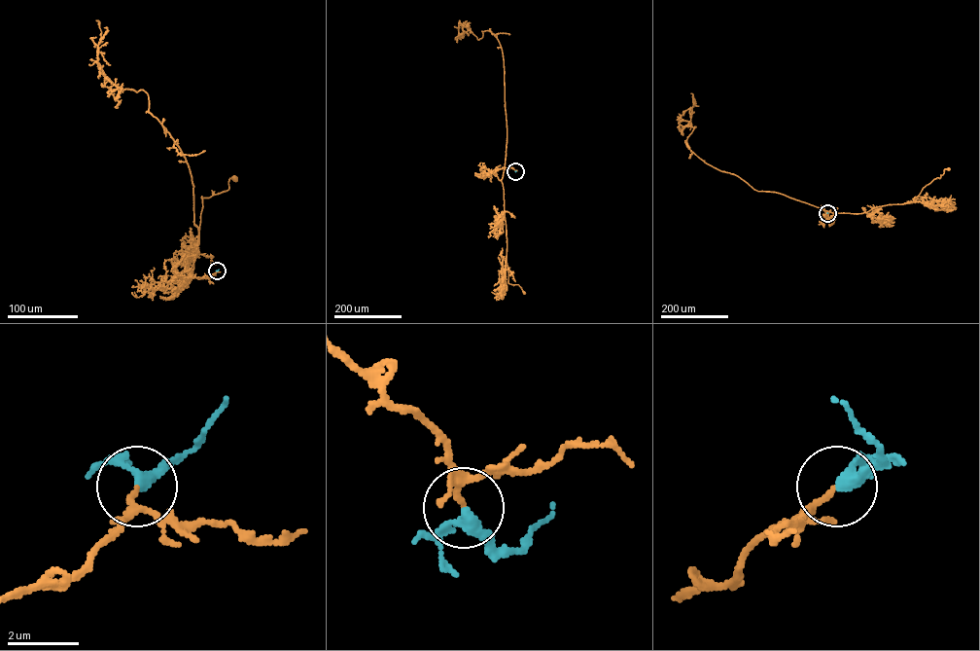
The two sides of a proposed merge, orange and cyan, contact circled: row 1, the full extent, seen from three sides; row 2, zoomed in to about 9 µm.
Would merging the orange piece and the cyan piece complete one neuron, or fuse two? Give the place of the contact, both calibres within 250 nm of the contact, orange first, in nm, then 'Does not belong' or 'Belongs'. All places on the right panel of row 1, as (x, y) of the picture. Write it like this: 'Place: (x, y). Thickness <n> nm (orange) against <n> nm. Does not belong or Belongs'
Place: (827, 213). Thickness 160 nm (orange) against 280 nm. Belongs

